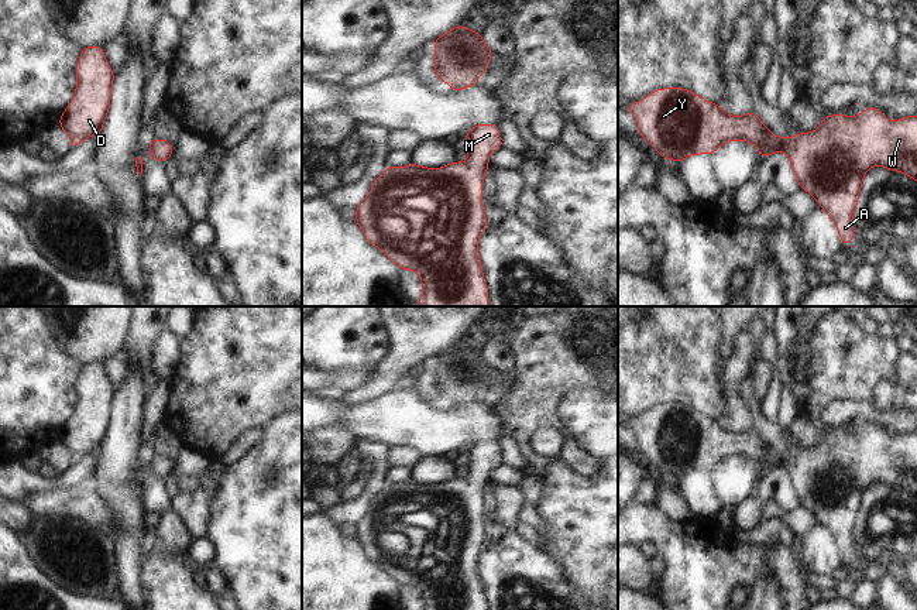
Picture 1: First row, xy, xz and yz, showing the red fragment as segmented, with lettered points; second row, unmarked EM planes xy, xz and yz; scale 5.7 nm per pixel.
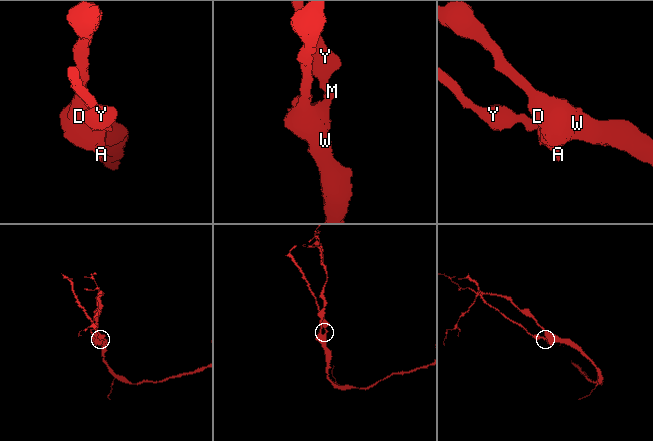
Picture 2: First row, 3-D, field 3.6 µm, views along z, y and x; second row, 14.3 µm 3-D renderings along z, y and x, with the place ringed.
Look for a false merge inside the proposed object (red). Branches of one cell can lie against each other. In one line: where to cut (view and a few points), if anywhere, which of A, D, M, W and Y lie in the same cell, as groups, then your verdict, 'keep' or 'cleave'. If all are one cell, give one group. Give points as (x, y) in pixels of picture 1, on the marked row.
cut none; groups A D M W Y; keep

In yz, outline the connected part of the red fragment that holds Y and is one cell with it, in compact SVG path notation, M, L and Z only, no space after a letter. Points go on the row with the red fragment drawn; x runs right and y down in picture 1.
M676 86L657 89L646 99L628 106L628 110L638 120L640 136L663 158L672 158L676 162L691 154L711 155L729 140L749 141L762 157L784 151L790 158L798 185L806 192L811 192L822 210L830 215L846 247L855 236L852 219L863 174L870 167L882 165L893 171L901 171L917 181L917 116L890 121L877 109L869 107L855 119L844 114L827 116L817 130L786 138L775 137L753 112L734 117L719 106Z

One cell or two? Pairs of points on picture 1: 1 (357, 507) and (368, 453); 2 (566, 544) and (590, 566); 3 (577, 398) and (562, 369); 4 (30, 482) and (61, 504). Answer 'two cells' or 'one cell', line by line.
1: one cell
2: one cell
3: two cells
4: two cells

